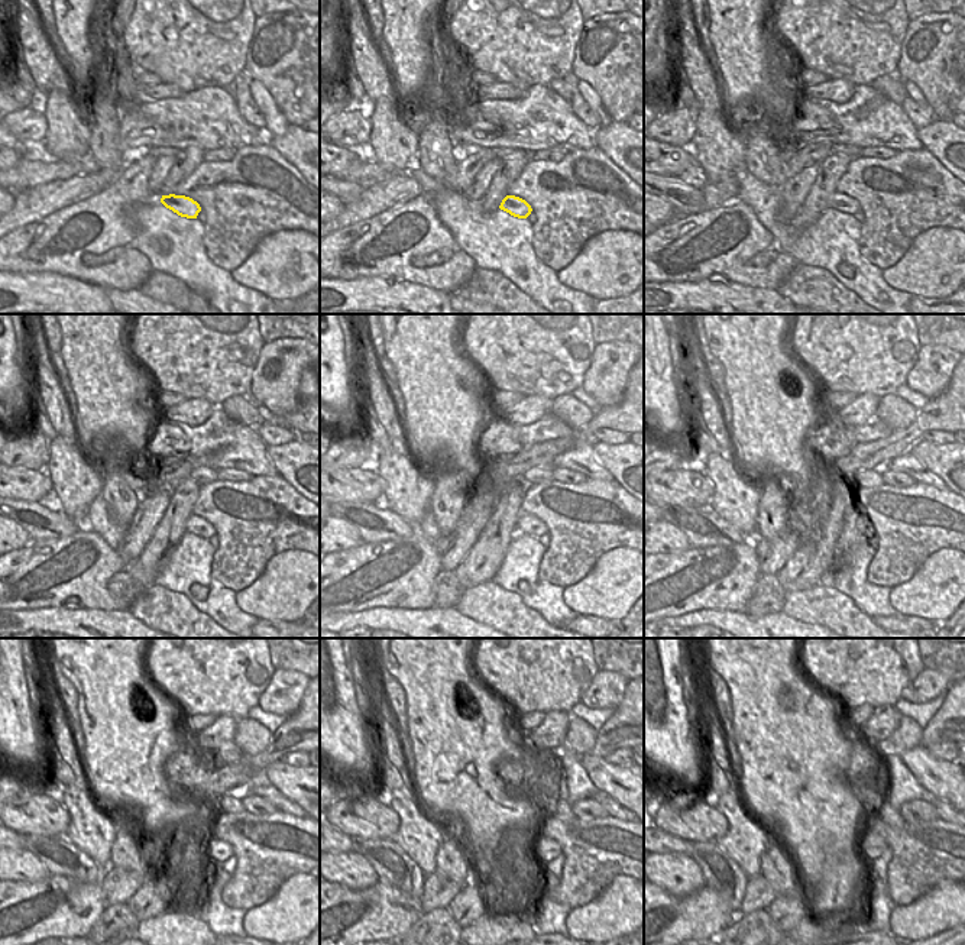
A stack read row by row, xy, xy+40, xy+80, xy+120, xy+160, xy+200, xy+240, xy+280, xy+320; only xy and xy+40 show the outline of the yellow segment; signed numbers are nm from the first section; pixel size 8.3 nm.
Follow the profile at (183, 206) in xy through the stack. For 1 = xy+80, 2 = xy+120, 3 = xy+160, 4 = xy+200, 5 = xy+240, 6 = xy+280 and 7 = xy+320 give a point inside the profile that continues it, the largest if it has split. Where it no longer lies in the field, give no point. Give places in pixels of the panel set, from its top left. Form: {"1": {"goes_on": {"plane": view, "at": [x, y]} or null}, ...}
{"1": {"goes_on": {"plane": "xy+80", "at": [842, 203]}}, "2": {"goes_on": {"plane": "xy+120", "at": [194, 524]}}, "3": {"goes_on": {"plane": "xy+160", "at": [528, 524]}}, "4": {"goes_on": {"plane": "xy+200", "at": [863, 524]}}, "5": {"goes_on": {"plane": "xy+240", "at": [217, 851]}}, "6": {"goes_on": {"plane": "xy+280", "at": [544, 850]}}, "7": {"goes_on": {"plane": "xy+320", "at": [871, 845]}}}

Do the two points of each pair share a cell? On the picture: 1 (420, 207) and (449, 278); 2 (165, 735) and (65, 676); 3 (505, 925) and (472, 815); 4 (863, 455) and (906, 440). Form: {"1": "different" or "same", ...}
{"1": "same", "2": "same", "3": "different", "4": "same"}

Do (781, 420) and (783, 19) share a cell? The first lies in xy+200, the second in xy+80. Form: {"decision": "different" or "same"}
{"decision": "different"}

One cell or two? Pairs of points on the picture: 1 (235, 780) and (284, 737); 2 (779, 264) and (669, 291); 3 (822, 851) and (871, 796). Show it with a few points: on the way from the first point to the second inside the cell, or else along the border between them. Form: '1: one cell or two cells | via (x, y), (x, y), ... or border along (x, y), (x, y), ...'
1: one cell | via (248, 767), (261, 761), (272, 750)
2: two cells | border along (687, 281), (724, 278), (754, 287)
3: one cell | via (829, 838), (858, 809)

